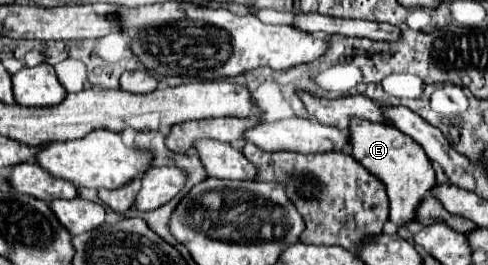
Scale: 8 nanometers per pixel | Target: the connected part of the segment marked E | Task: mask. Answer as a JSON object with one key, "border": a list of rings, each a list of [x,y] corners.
{"border":[[[352,120],[350,138],[352,156],[386,184],[390,198],[390,222],[394,222],[398,228],[412,224],[412,220],[416,220],[416,208],[420,206],[422,198],[436,186],[436,176],[424,150],[420,150],[420,146],[406,138],[406,134],[402,134],[398,128],[380,126],[374,122]]]}

